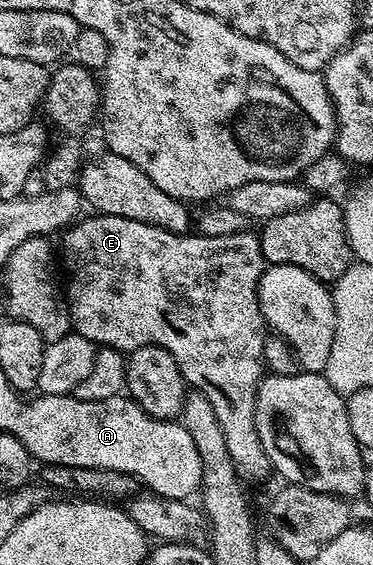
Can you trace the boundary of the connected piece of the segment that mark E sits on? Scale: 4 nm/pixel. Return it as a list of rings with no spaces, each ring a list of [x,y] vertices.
[[[95,212],[90,216],[94,217],[83,216],[81,219],[75,220],[74,224],[61,234],[61,237],[63,236],[62,257],[66,260],[66,301],[64,297],[64,305],[69,312],[73,332],[92,341],[95,346],[108,349],[133,351],[140,347],[158,345],[161,349],[168,350],[172,359],[176,359],[176,367],[180,367],[180,375],[186,380],[187,386],[193,392],[204,395],[204,399],[208,399],[208,403],[212,403],[212,411],[216,411],[216,419],[220,422],[220,431],[224,431],[224,443],[228,447],[232,467],[236,467],[243,482],[262,481],[266,476],[271,476],[270,460],[268,455],[264,455],[264,443],[260,443],[260,431],[256,431],[258,387],[262,384],[264,376],[262,352],[268,336],[268,326],[266,320],[262,318],[262,308],[258,302],[258,281],[262,277],[264,268],[262,242],[259,234],[247,231],[219,237],[183,235],[148,223],[140,223],[136,219],[124,219],[120,215]]]

